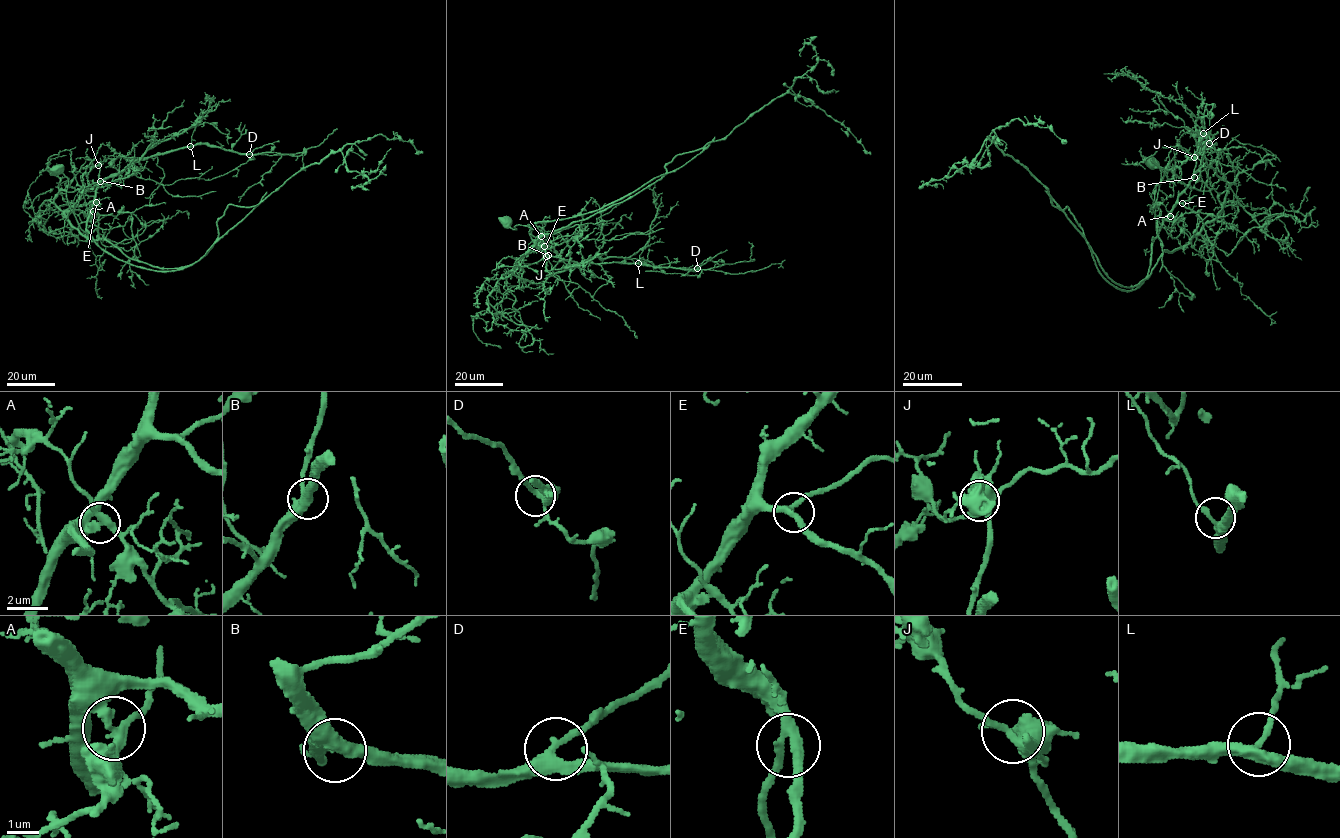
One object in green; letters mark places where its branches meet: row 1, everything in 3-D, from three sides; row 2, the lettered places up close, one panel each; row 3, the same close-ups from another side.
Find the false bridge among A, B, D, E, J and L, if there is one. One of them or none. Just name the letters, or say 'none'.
A

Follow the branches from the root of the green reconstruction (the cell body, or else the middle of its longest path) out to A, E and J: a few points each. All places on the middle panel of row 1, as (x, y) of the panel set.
A: (505, 223), (513, 229), (520, 224), (542, 232), (526, 253), (538, 244), (541, 236)
E: (505, 223), (513, 229), (520, 224), (542, 232), (526, 253), (538, 244), (539, 235), (544, 246)
J: (505, 223), (513, 229), (520, 224), (540, 230), (542, 235), (526, 252), (538, 244), (540, 235), (546, 256)

